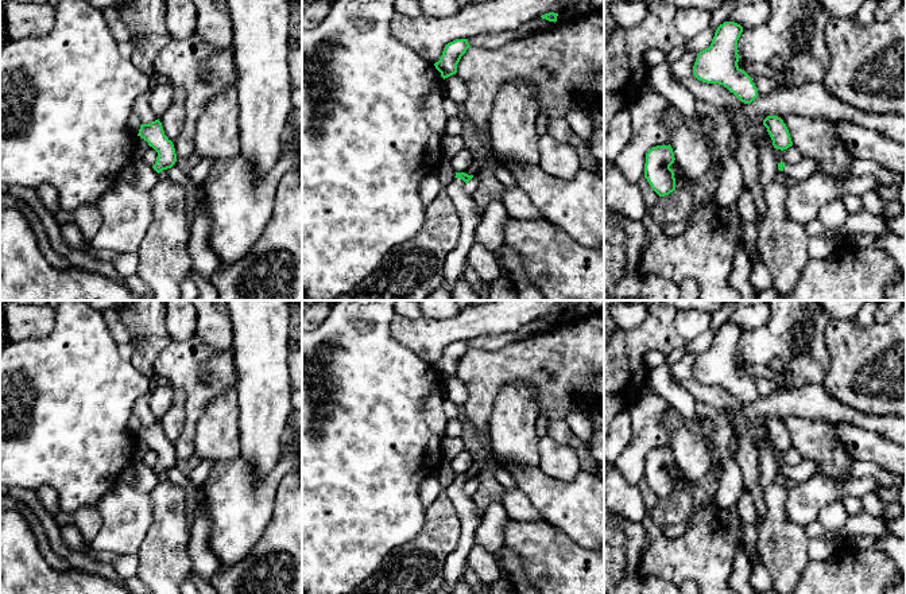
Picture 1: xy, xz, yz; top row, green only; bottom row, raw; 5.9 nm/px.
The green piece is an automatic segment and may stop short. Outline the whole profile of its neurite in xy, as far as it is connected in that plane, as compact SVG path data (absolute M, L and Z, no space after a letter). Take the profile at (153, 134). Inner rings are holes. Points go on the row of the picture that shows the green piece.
M158 120L151 124L142 124L138 136L144 139L150 147L158 152L158 158L152 168L159 174L171 168L177 162L175 148L171 140L164 135L162 123Z

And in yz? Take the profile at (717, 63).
M724 22L715 32L708 48L697 54L693 75L706 84L719 84L733 93L742 102L751 104L758 97L752 78L737 66L737 40L743 27Z

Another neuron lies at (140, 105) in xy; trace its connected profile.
M151 88L143 92L133 102L133 110L142 120L142 124L151 124L152 121L158 120L148 105L150 94Z

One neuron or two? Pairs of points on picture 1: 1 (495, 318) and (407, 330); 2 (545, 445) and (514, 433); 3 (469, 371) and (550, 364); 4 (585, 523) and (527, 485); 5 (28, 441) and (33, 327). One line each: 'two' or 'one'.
1: one
2: two
3: one
4: one
5: two

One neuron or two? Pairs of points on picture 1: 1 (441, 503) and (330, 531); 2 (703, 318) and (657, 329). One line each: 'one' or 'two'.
1: two
2: two

